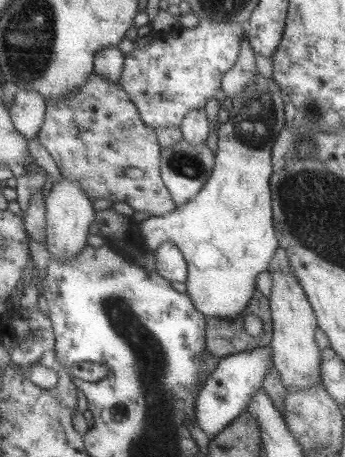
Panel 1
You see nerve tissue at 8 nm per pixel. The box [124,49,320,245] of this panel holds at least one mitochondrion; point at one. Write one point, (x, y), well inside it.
(253, 122)

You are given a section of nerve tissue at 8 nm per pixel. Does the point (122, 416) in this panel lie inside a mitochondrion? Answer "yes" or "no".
yes

